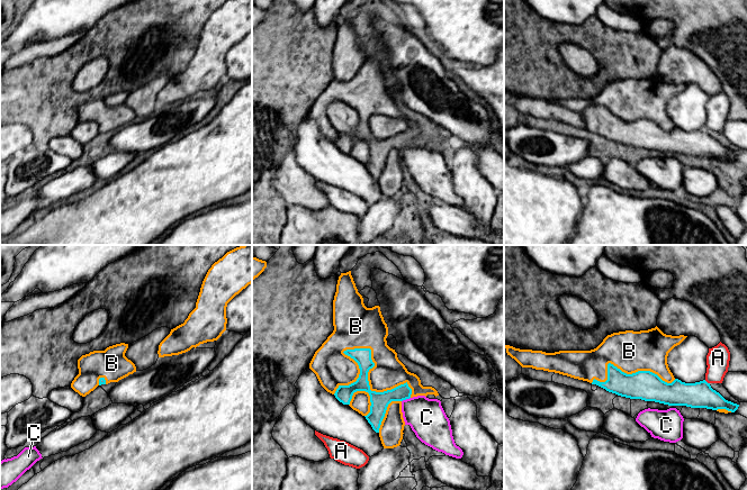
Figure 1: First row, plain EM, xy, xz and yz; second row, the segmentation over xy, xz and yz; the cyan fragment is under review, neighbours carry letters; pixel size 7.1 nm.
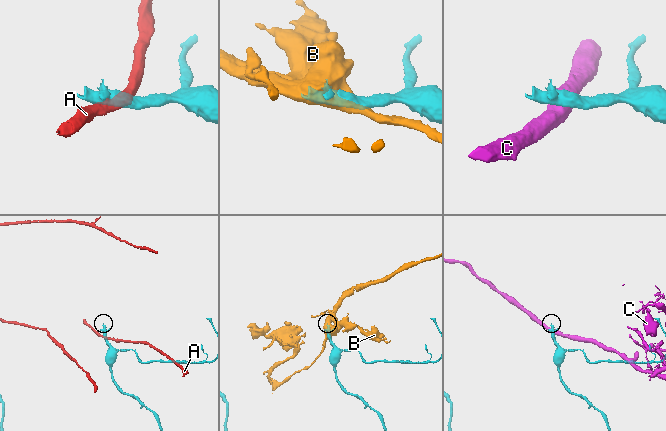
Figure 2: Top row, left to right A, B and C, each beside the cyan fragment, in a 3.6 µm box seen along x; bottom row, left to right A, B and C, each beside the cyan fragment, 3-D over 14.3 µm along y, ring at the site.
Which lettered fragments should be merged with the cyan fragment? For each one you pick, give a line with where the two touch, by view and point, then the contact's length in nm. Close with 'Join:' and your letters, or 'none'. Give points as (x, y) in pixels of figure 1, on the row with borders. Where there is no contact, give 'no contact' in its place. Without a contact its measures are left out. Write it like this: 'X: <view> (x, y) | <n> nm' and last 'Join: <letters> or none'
B: xz (367, 380) | 600 nm
Join: B

